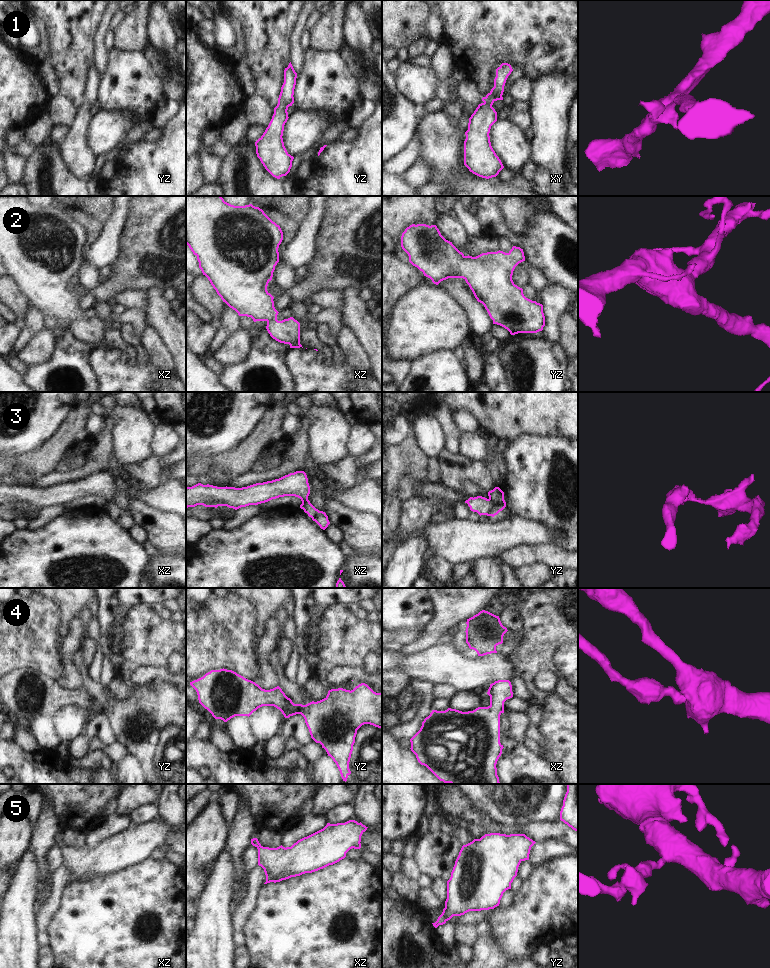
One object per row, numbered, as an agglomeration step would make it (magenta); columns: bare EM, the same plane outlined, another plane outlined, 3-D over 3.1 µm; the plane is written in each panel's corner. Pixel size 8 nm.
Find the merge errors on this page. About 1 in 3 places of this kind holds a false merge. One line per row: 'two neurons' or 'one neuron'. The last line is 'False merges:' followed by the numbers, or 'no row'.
1: one neuron
2: one neuron
3: two neurons
4: one neuron
5: one neuron
False merges: 3

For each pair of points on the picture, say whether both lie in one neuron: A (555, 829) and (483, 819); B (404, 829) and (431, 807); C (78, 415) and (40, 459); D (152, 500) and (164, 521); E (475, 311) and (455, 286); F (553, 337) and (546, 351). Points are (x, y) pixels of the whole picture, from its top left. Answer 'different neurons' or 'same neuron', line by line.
A: same neuron
B: different neurons
C: same neuron
D: different neurons
E: same neuron
F: different neurons

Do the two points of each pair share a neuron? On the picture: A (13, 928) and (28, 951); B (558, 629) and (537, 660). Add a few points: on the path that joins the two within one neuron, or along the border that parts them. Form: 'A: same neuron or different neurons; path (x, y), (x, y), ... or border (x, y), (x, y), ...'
A: same neuron; path (15, 934), (15, 939), (22, 946)
B: same neuron; path (550, 637), (537, 652)

